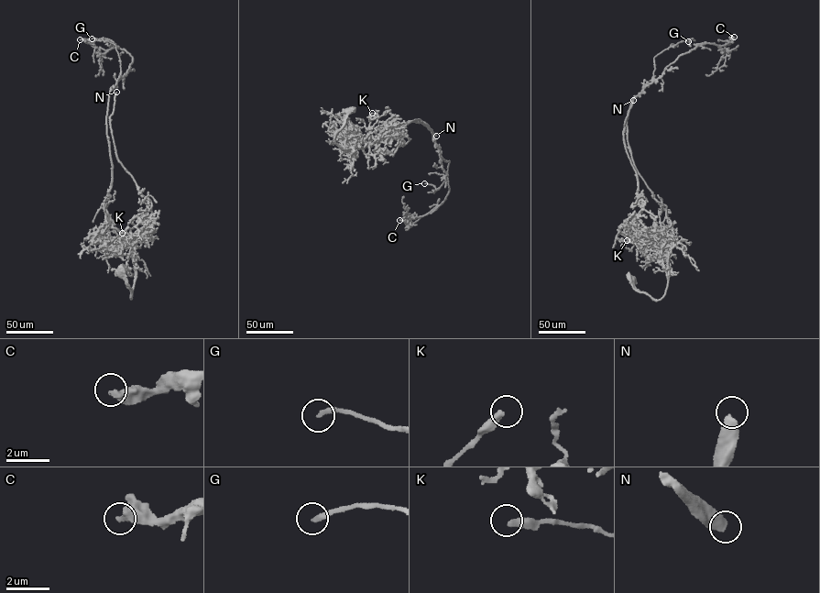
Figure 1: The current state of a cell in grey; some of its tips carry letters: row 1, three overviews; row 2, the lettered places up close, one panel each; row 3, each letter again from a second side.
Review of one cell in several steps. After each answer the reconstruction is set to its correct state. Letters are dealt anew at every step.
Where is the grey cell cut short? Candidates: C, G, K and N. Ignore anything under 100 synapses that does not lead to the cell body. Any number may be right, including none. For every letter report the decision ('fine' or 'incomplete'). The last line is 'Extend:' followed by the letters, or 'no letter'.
C: fine
G: fine
K: fine
N: incomplete
Extend: N

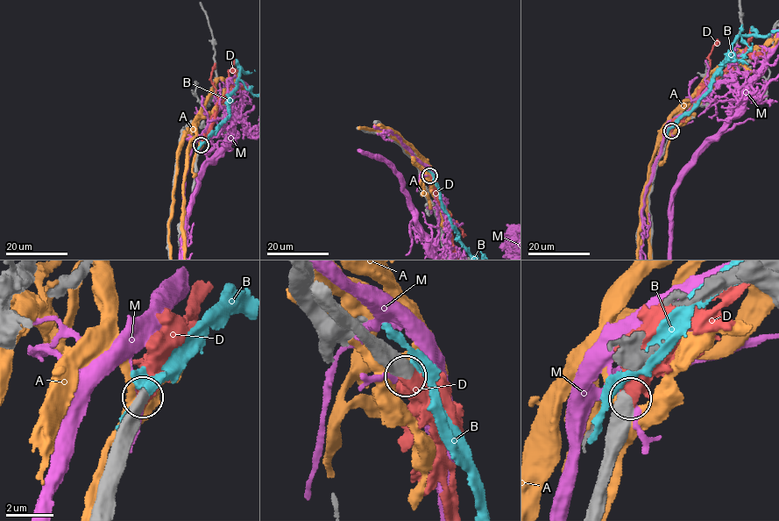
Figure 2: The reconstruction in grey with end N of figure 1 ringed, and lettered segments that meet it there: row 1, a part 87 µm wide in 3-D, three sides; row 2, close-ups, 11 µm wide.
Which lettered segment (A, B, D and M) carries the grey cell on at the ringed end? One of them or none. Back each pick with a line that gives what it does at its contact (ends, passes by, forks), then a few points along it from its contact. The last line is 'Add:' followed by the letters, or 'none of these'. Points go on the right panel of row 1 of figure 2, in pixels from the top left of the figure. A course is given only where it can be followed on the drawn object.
D: it passes by; it runs (671, 131), (691, 109), (703, 89), (718, 78), (745, 53), (751, 27)
Add: D

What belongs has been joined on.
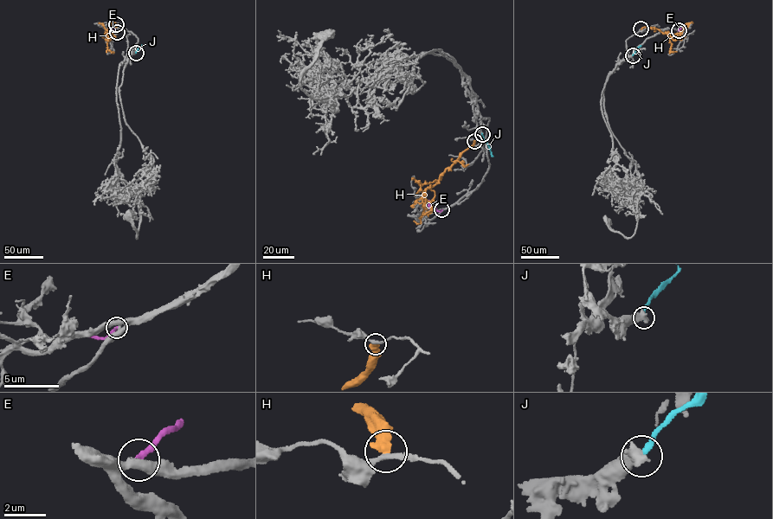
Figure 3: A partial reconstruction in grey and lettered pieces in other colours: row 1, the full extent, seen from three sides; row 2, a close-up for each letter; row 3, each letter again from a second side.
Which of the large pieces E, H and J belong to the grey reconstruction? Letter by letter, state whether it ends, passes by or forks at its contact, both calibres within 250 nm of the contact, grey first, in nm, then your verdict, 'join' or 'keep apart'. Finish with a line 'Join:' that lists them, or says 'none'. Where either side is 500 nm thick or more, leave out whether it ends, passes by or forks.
E: it ends; calibres 130 and 280 nm; join
H: calibres 240 and 500 nm; keep apart
J: calibres 550 and 240 nm; keep apart
Join: E

